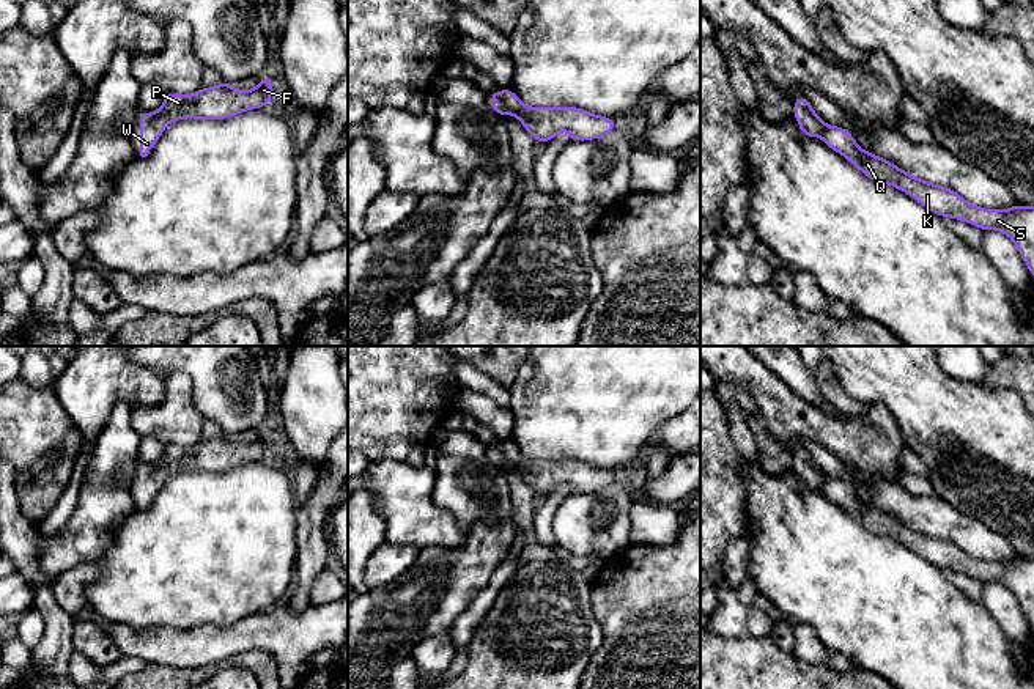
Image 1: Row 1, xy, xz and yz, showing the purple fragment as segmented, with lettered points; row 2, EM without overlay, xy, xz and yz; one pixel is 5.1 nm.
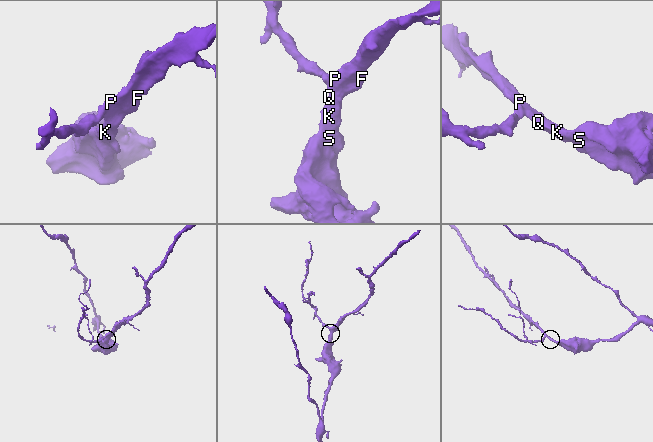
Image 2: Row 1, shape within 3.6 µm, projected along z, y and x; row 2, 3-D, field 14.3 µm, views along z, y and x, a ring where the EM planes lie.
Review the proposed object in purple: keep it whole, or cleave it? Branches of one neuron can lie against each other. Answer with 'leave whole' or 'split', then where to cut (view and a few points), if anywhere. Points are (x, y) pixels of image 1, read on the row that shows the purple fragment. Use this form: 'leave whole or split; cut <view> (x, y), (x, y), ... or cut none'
leave whole; cut none

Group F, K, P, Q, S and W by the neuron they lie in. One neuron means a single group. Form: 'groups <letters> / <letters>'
groups F K P Q S W

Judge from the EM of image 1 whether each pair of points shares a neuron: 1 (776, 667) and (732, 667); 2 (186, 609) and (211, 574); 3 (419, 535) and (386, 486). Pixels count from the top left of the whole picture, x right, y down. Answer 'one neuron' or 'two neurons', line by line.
1: one neuron
2: one neuron
3: one neuron

